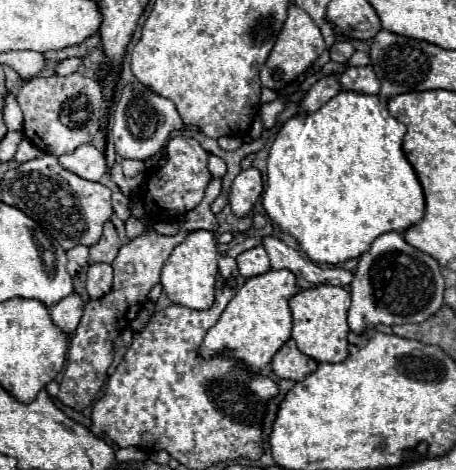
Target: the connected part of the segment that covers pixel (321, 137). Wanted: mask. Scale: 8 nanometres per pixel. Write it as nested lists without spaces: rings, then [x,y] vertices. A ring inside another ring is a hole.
[[[340,91],[326,105],[322,105],[316,113],[296,115],[296,117],[288,119],[282,125],[276,141],[272,143],[270,155],[268,155],[268,179],[266,179],[266,189],[264,189],[264,195],[262,195],[262,203],[264,203],[264,209],[266,209],[268,217],[282,231],[290,233],[298,241],[300,249],[314,263],[328,263],[328,265],[338,265],[338,263],[344,263],[348,259],[358,259],[362,253],[366,253],[370,249],[372,241],[376,237],[380,237],[382,233],[388,233],[388,231],[406,231],[412,225],[420,223],[422,217],[424,217],[424,209],[426,209],[424,191],[422,191],[422,185],[418,181],[418,175],[416,175],[414,167],[410,165],[410,161],[406,159],[406,155],[402,151],[402,139],[404,139],[404,135],[406,135],[406,125],[400,123],[400,121],[396,121],[394,117],[390,117],[388,107],[378,99],[378,95],[362,95],[362,93],[354,93],[354,91]]]

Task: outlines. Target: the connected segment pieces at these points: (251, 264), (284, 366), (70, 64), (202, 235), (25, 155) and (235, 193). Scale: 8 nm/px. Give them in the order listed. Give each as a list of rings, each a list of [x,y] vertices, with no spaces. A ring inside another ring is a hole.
[[[260,245],[254,247],[254,249],[248,249],[248,251],[244,251],[244,253],[240,253],[240,255],[236,257],[236,261],[238,261],[240,273],[242,273],[246,279],[270,271],[268,253],[266,253],[264,247],[260,247]]]
[[[288,339],[280,349],[278,353],[274,355],[272,359],[272,369],[274,369],[274,375],[280,377],[280,379],[292,379],[292,381],[300,381],[304,379],[308,373],[316,371],[318,363],[300,353],[296,343],[292,339]]]
[[[78,57],[64,59],[64,61],[56,63],[56,67],[54,67],[54,73],[56,73],[56,75],[70,75],[70,73],[74,73],[74,71],[78,69],[78,65],[80,65],[80,63],[82,63],[82,61],[80,61]]]
[[[192,231],[186,241],[176,245],[162,267],[162,287],[168,299],[176,305],[190,309],[210,309],[214,303],[214,283],[218,275],[218,249],[210,231]]]
[[[22,141],[20,143],[20,147],[18,147],[18,151],[16,151],[16,161],[18,163],[24,163],[24,161],[30,161],[30,159],[34,159],[34,157],[42,157],[44,153],[38,149],[38,147],[34,147],[30,141]]]
[[[256,167],[240,171],[230,189],[230,207],[236,217],[248,215],[262,193],[262,175]]]

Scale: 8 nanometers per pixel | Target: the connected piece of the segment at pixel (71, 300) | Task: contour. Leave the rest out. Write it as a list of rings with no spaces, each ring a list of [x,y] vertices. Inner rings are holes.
[[[76,293],[68,295],[66,299],[62,299],[60,303],[56,303],[56,305],[50,309],[52,323],[54,323],[60,331],[64,331],[66,335],[72,335],[74,329],[78,327],[78,323],[80,323],[82,307],[84,307],[84,301],[82,301]]]

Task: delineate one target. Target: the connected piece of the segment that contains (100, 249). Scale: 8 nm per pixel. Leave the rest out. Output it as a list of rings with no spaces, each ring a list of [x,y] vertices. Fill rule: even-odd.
[[[108,221],[104,225],[104,233],[100,237],[100,241],[90,247],[90,259],[88,263],[94,265],[94,263],[112,263],[114,257],[118,255],[118,249],[120,249],[120,239],[118,239],[118,233],[114,229],[114,225]]]

